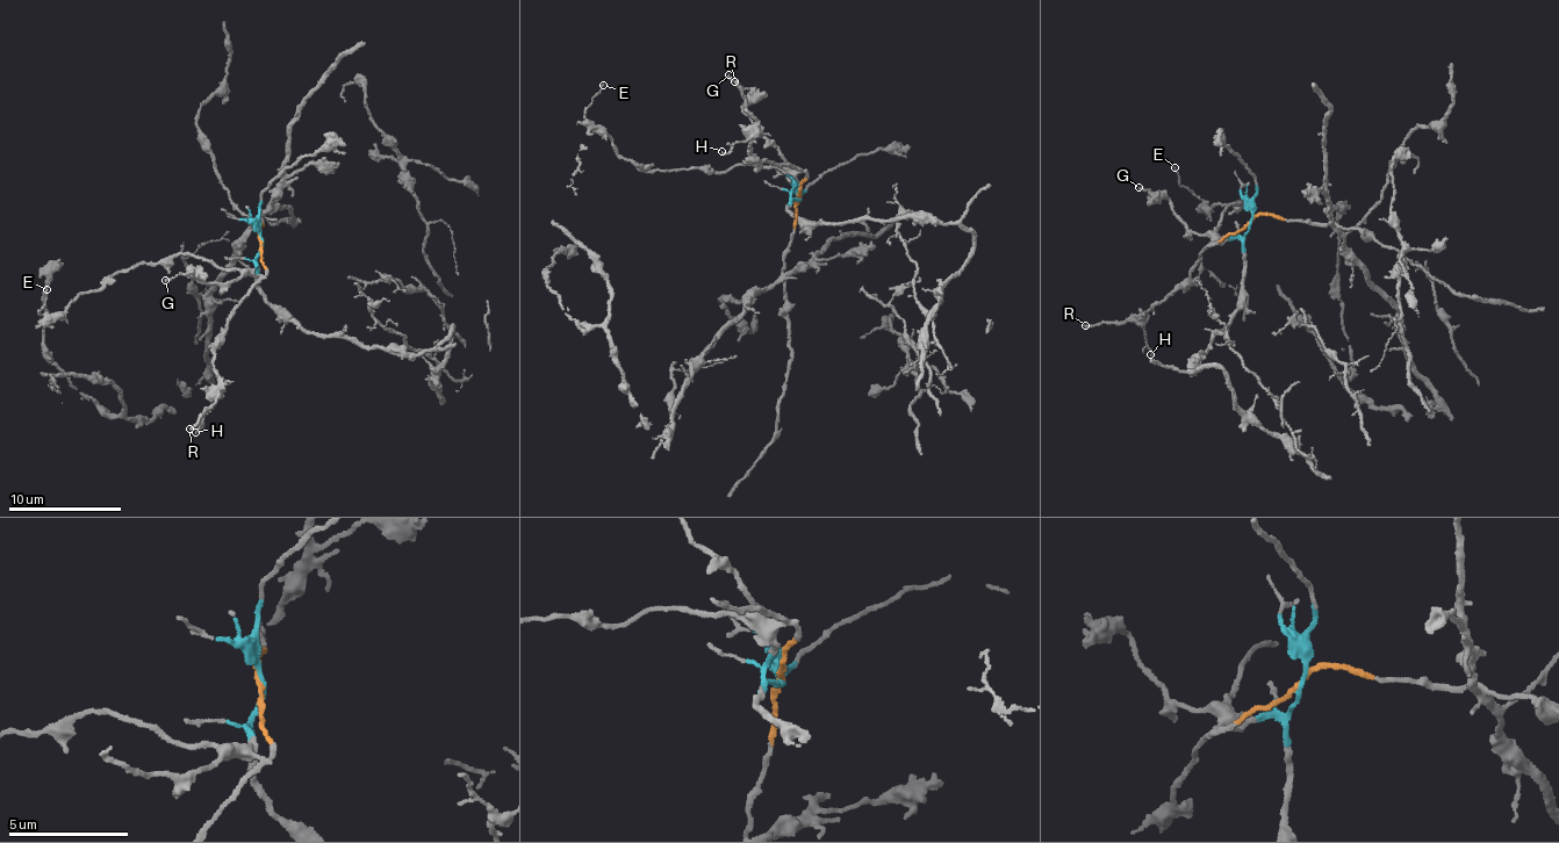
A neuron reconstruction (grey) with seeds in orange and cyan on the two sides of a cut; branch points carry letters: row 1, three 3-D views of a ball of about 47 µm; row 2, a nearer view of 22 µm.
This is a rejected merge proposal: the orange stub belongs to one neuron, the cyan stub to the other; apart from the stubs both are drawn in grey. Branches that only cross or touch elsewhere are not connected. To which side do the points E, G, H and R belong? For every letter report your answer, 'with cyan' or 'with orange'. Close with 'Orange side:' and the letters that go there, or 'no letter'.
E: with cyan
G: with cyan
H: with orange
R: with orange
Orange side: H, R

